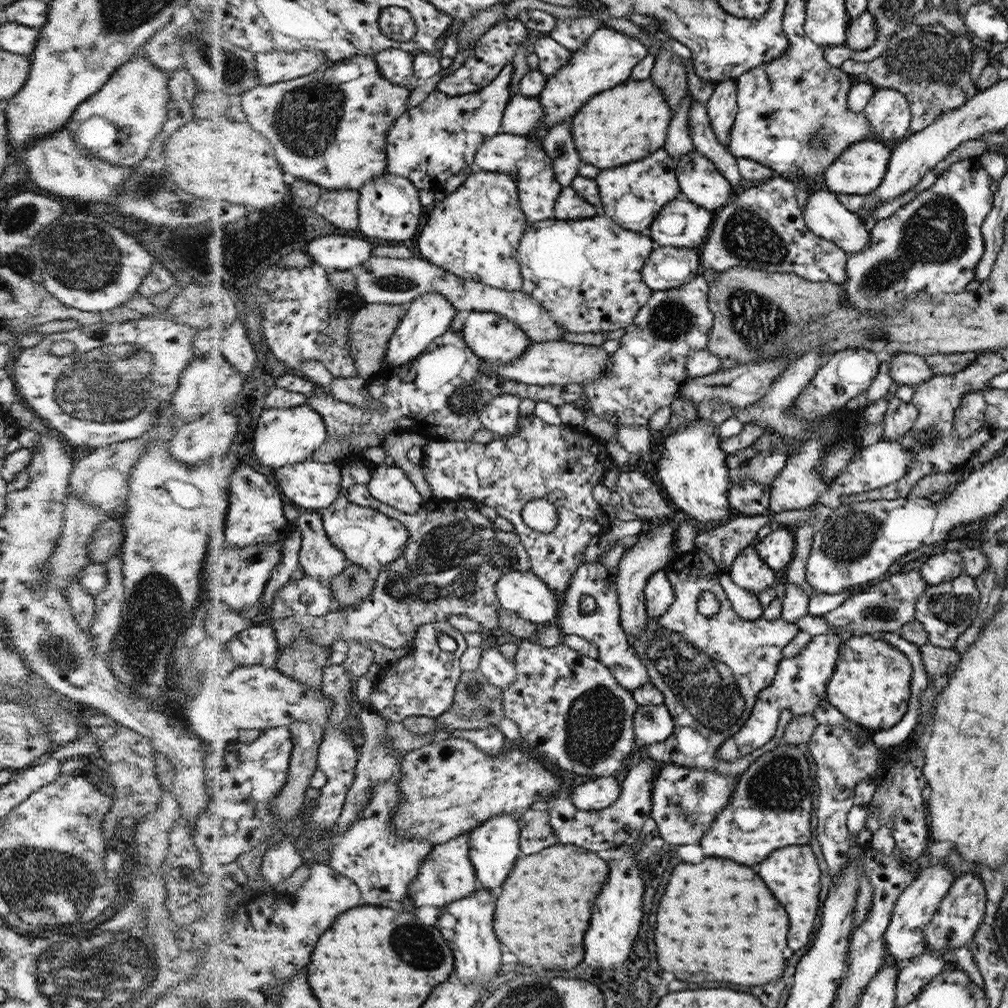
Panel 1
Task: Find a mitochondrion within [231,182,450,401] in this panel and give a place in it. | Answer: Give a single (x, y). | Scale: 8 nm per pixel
(388, 282)

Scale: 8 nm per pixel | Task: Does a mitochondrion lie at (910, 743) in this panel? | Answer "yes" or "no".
no

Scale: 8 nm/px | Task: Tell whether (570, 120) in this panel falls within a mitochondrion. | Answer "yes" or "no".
no

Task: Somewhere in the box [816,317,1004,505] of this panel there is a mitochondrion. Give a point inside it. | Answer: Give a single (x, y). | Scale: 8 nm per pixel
(932, 437)

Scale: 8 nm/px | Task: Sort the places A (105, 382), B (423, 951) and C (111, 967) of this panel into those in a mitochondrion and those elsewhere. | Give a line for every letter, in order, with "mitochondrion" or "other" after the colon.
A: mitochondrion
B: mitochondrion
C: mitochondrion

